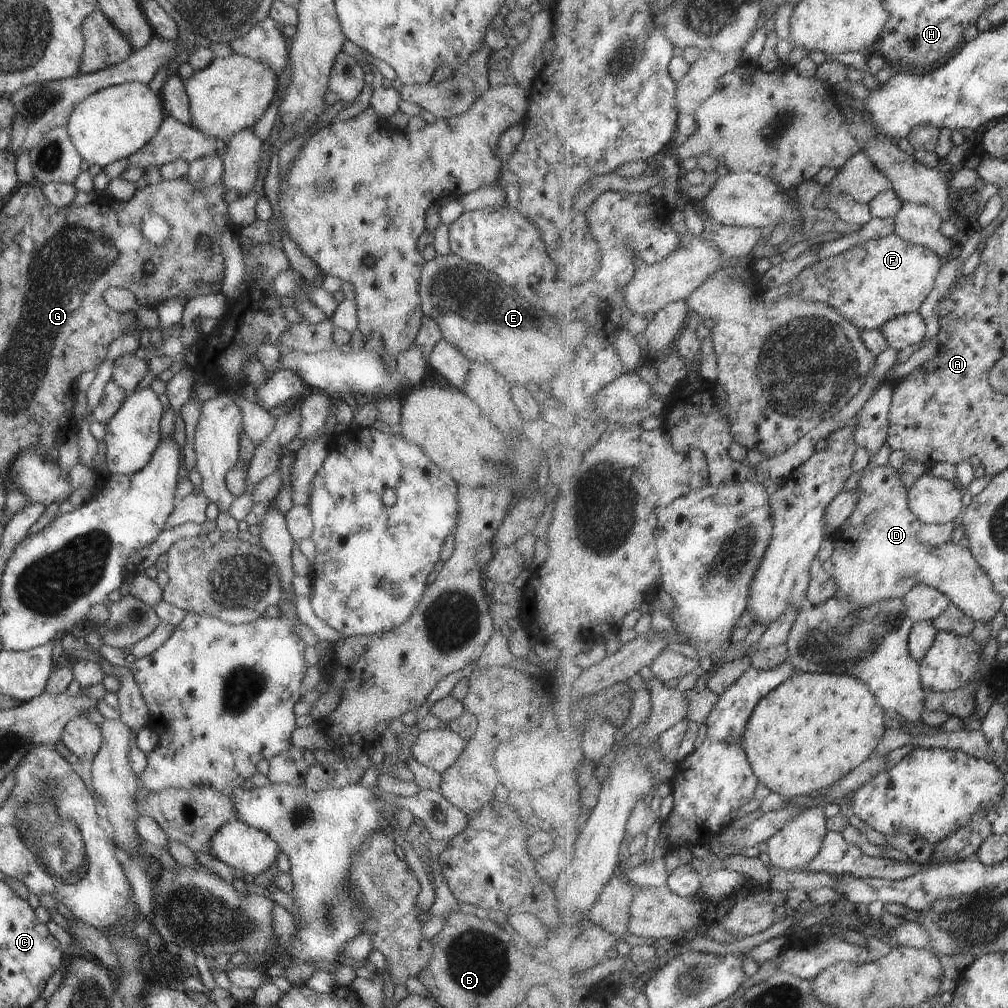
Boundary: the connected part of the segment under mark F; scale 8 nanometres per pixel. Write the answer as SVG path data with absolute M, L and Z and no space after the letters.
M893 232L811 264L792 281L790 291L782 297L821 302L839 310L861 330L881 329L897 316L918 312L931 294L942 265L931 248L903 240Z

